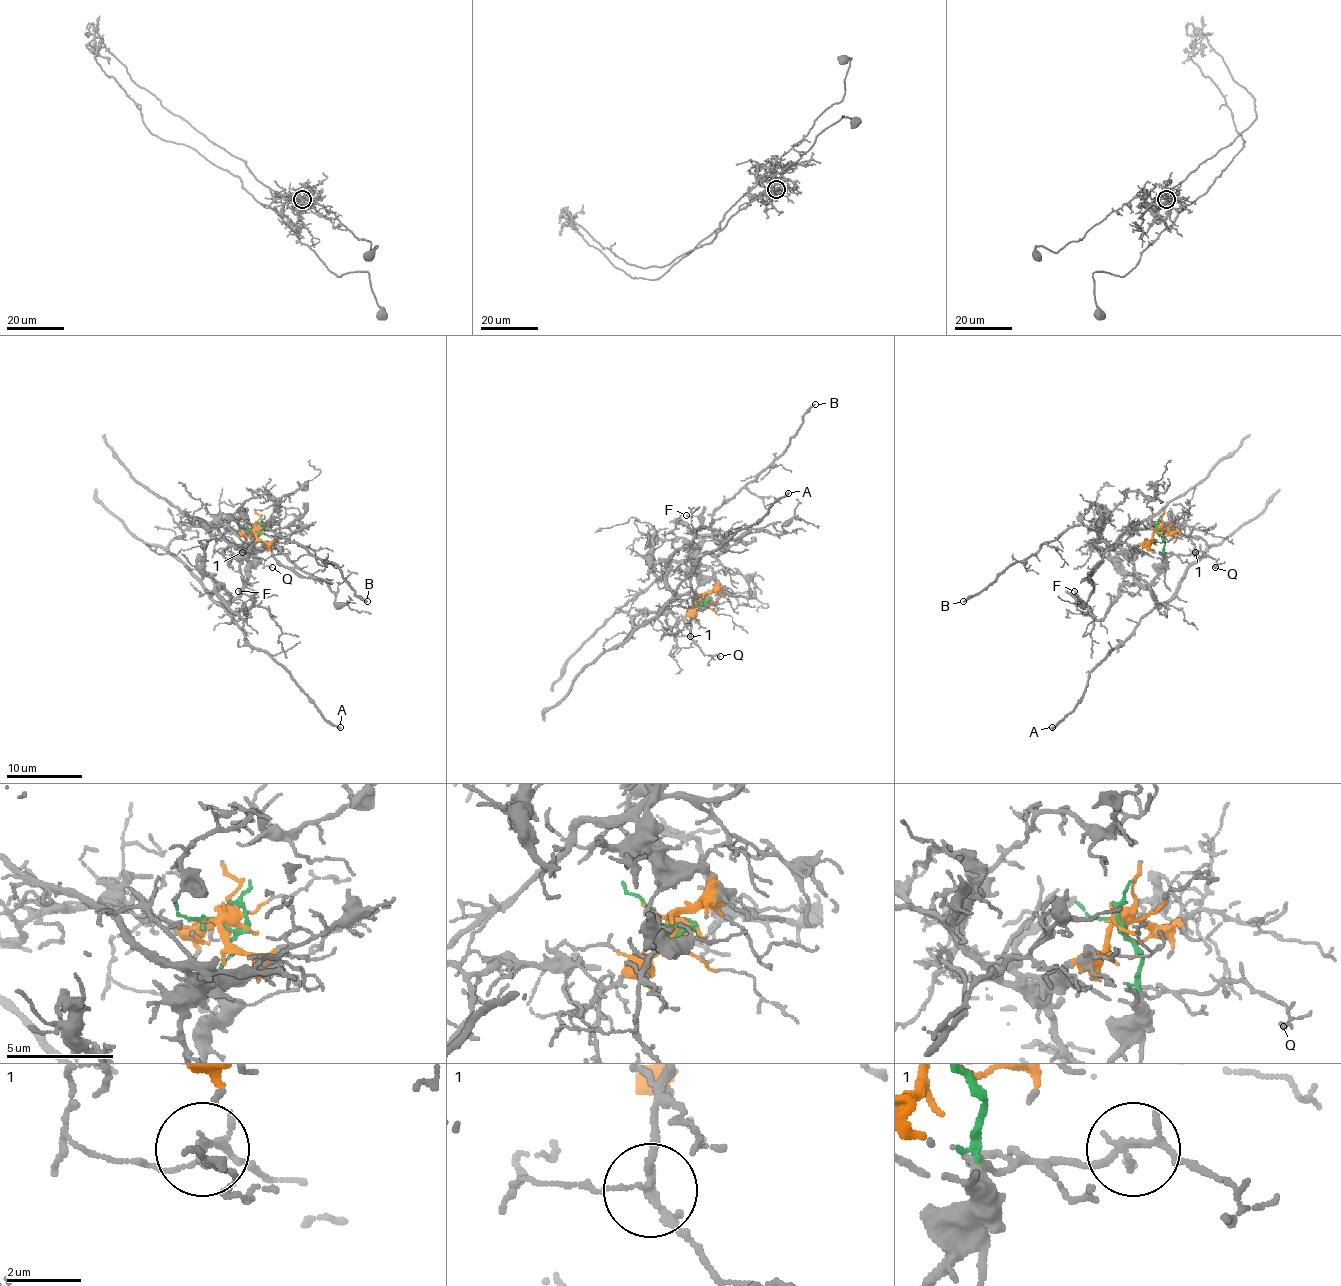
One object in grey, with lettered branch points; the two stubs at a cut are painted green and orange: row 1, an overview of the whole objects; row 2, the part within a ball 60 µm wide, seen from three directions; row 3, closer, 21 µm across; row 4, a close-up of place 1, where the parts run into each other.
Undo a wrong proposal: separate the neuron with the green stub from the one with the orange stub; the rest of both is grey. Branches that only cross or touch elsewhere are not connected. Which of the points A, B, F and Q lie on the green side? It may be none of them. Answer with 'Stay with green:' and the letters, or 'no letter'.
Stay with green: A, F, Q

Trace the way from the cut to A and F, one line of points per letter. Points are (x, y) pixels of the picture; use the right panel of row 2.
A: (1156, 531), (1164, 542), (1162, 565), (1150, 590), (1156, 605), (1089, 674), (1084, 697), (1051, 727)
F: (1156, 531), (1164, 542), (1162, 565), (1150, 588), (1154, 596), (1141, 584), (1131, 584), (1095, 619), (1074, 590)

